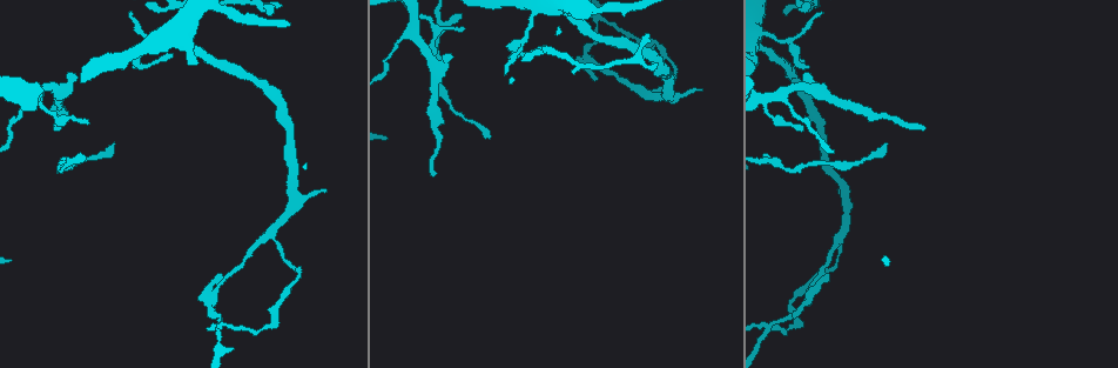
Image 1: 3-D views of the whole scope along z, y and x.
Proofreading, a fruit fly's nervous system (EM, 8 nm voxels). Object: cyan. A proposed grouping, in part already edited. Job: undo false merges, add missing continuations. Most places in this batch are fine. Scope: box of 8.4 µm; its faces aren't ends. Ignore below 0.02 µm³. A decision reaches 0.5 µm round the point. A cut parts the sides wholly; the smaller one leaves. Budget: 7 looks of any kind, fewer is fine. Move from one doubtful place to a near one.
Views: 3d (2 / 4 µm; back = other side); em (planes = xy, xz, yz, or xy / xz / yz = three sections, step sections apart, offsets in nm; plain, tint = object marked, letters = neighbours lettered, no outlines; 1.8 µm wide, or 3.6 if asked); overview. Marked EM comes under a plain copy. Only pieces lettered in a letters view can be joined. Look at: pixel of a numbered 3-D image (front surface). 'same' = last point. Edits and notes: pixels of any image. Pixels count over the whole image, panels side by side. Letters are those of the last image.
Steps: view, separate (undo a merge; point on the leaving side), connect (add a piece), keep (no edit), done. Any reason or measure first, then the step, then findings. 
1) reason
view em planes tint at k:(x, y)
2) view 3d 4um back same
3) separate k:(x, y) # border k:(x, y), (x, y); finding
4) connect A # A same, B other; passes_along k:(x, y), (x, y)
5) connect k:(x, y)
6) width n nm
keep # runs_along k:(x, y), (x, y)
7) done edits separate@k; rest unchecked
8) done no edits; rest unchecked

sudden change in width
view em planes letters at 1:(778, 39)

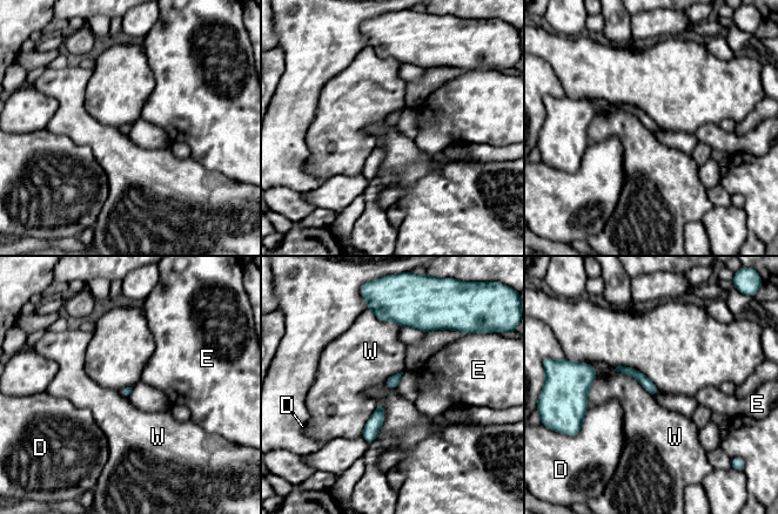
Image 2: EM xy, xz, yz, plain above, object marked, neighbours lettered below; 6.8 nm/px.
longest_contact W 320 nm
keep # D other, E other, W other; runs_along 2:(618, 369), (639, 376), (656, 391); one neuron here

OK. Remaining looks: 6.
free end
view 3d 2um at 1:(451, 54)

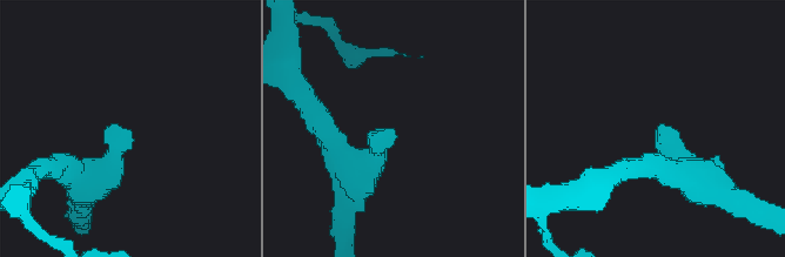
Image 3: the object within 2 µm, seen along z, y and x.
arm_widths 200, 240 nm; need the tissue
view em yz step 8 tint at 3:(657, 128)

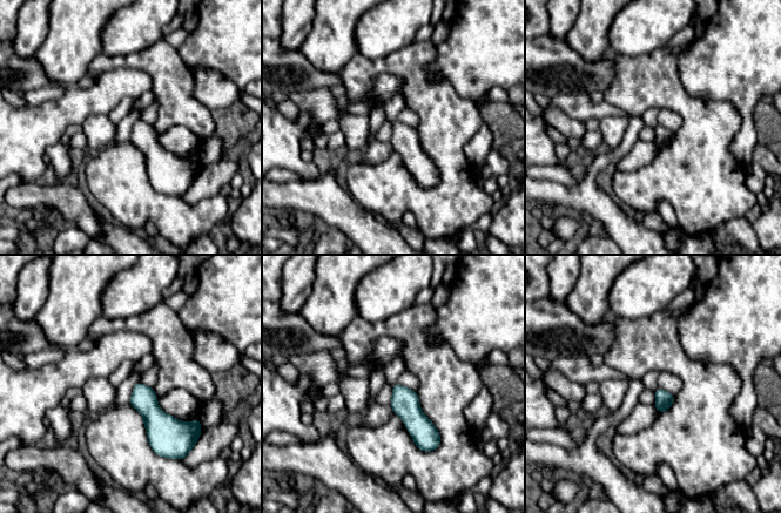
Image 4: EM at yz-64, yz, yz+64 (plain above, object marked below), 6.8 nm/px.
cut it another way
view em planes letters same

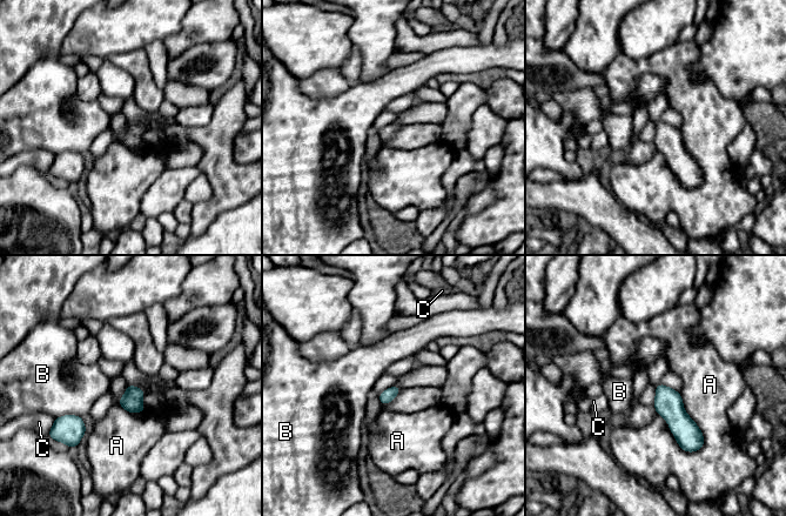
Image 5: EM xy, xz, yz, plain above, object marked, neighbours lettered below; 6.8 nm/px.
longest_contact A 440 nm
keep # A other, B other, C other; none of them fits

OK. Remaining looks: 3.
a fork
view 3d 4um at 1:(645, 91)

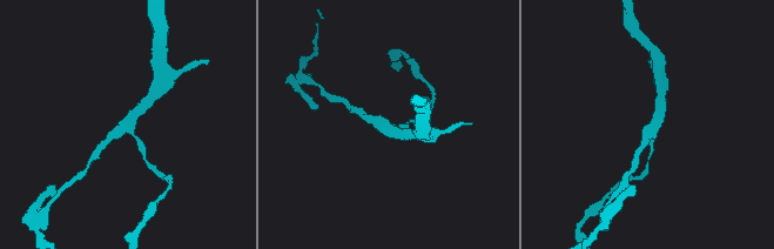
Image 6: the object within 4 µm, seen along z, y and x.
arms 3
view em planes letters at 6:(654, 126)

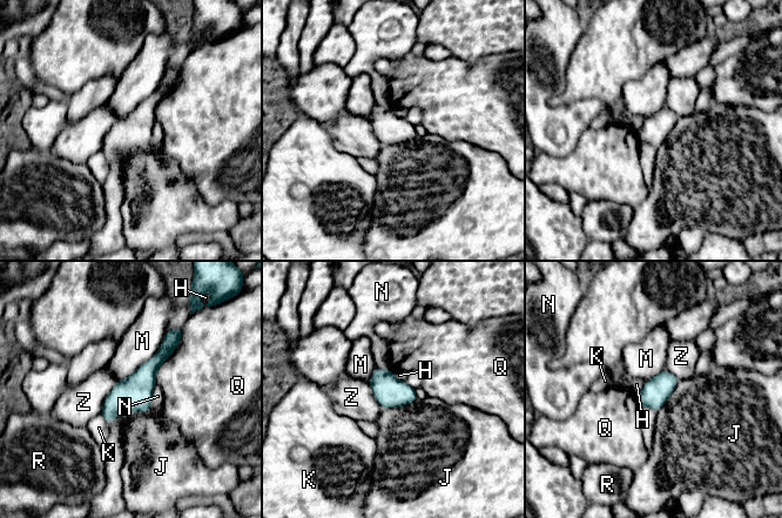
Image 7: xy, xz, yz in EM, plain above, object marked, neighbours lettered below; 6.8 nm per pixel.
keep # H other, J other, K other, M other, N other, Q other, R other, Z other; one neuron here

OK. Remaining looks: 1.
done no edits; rest unchecked

